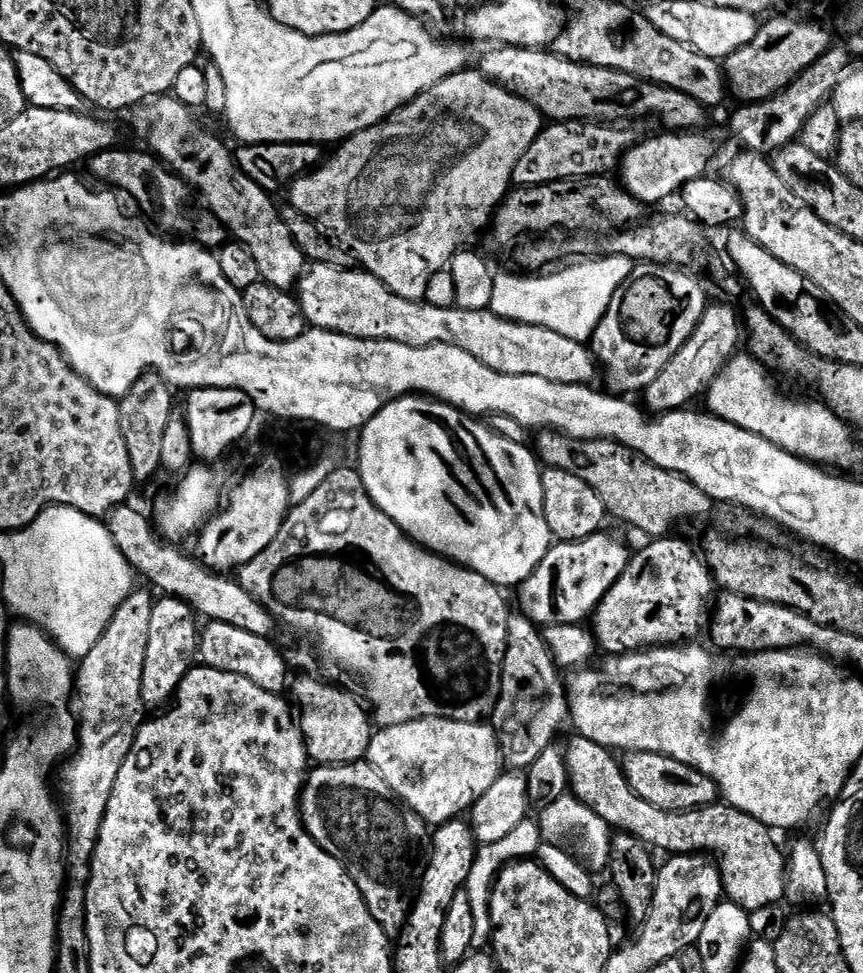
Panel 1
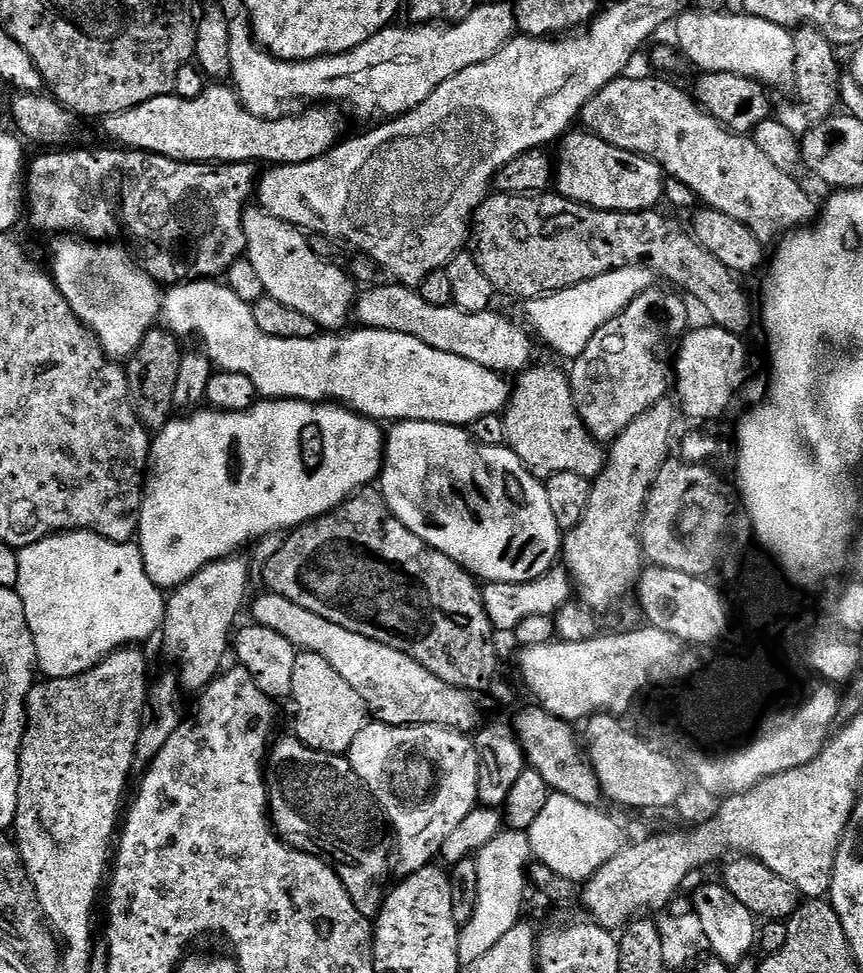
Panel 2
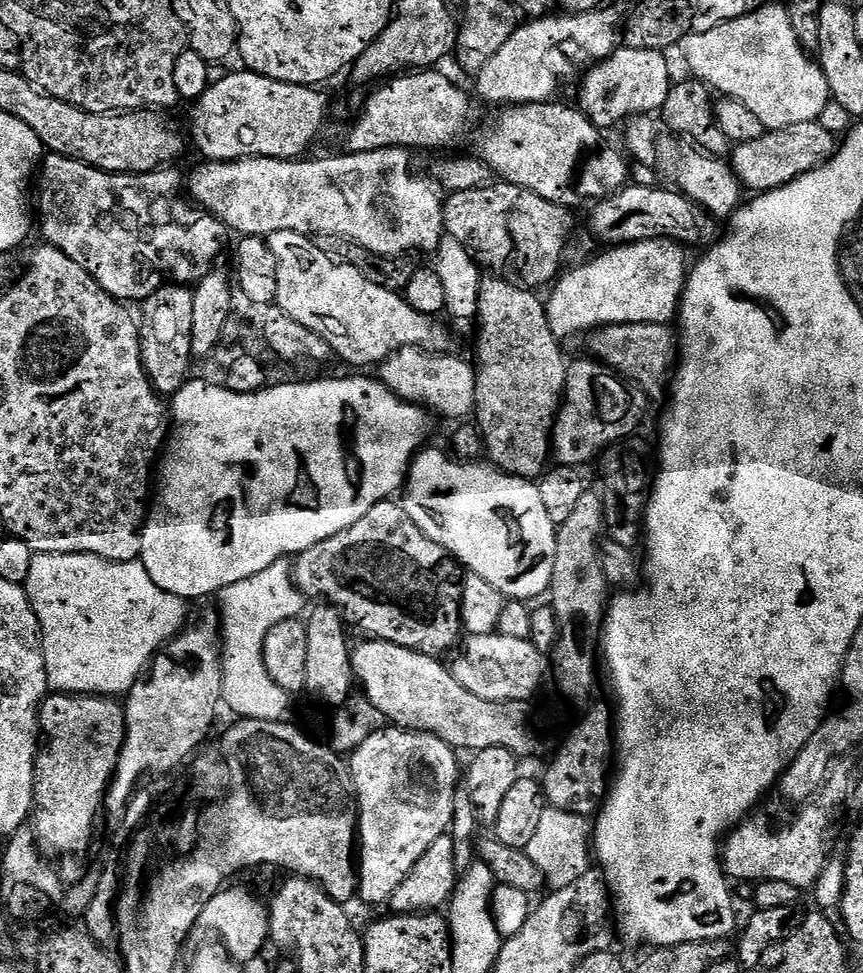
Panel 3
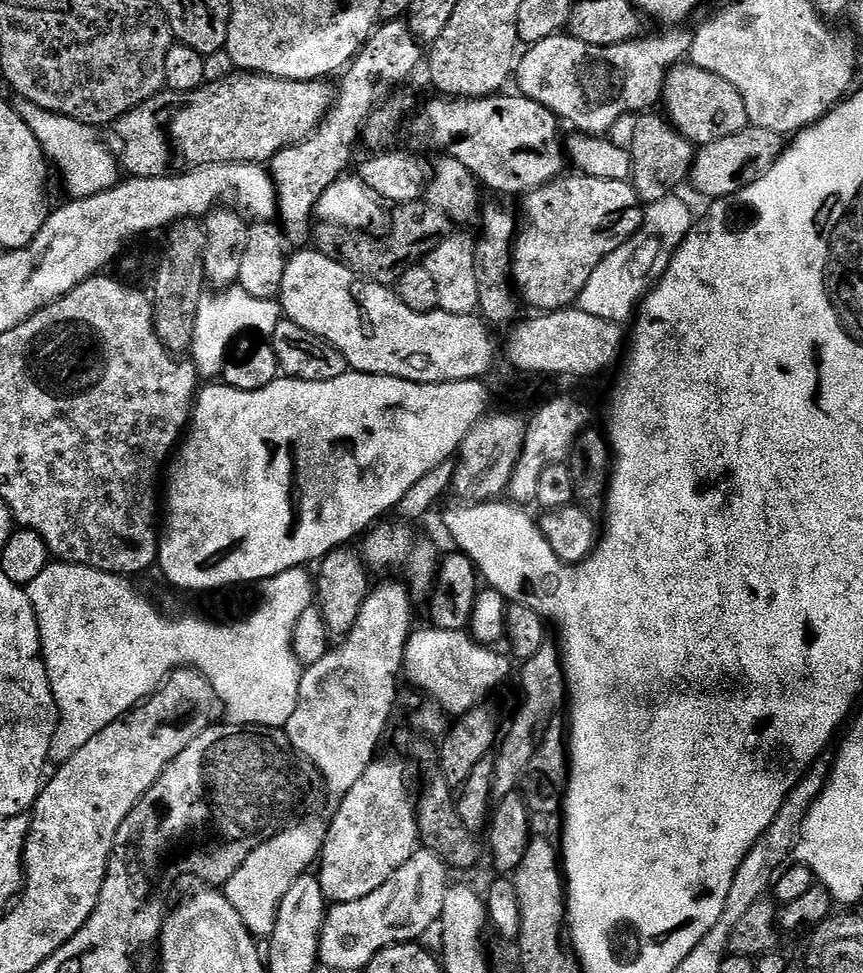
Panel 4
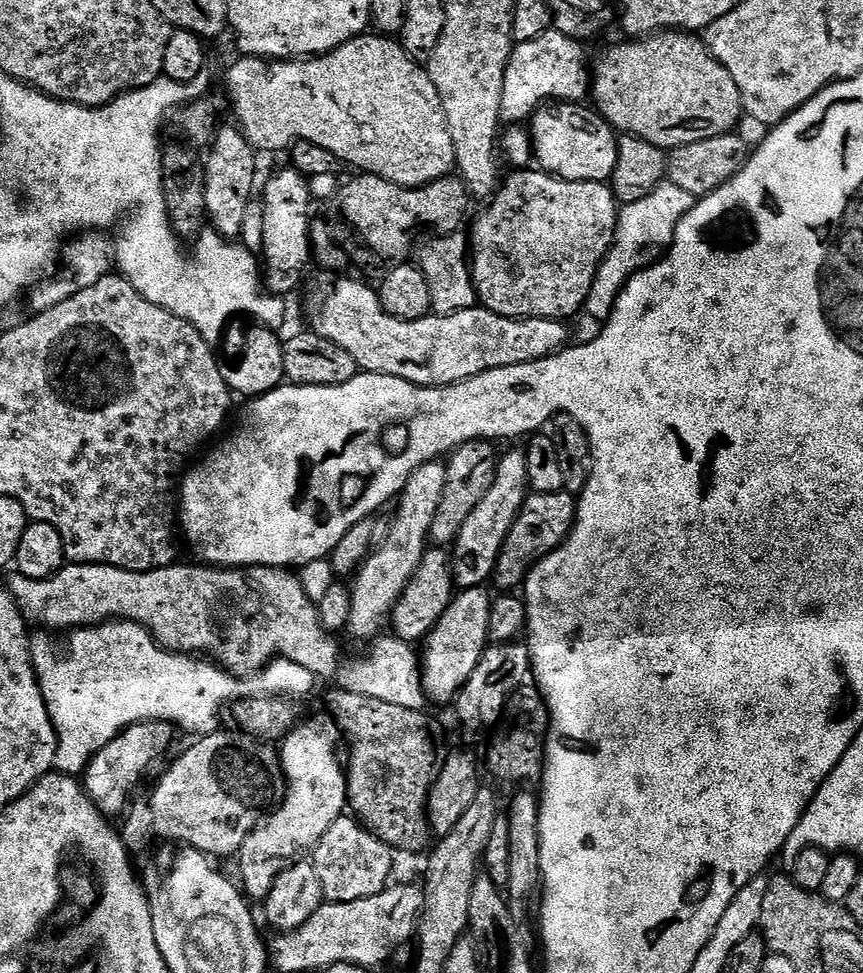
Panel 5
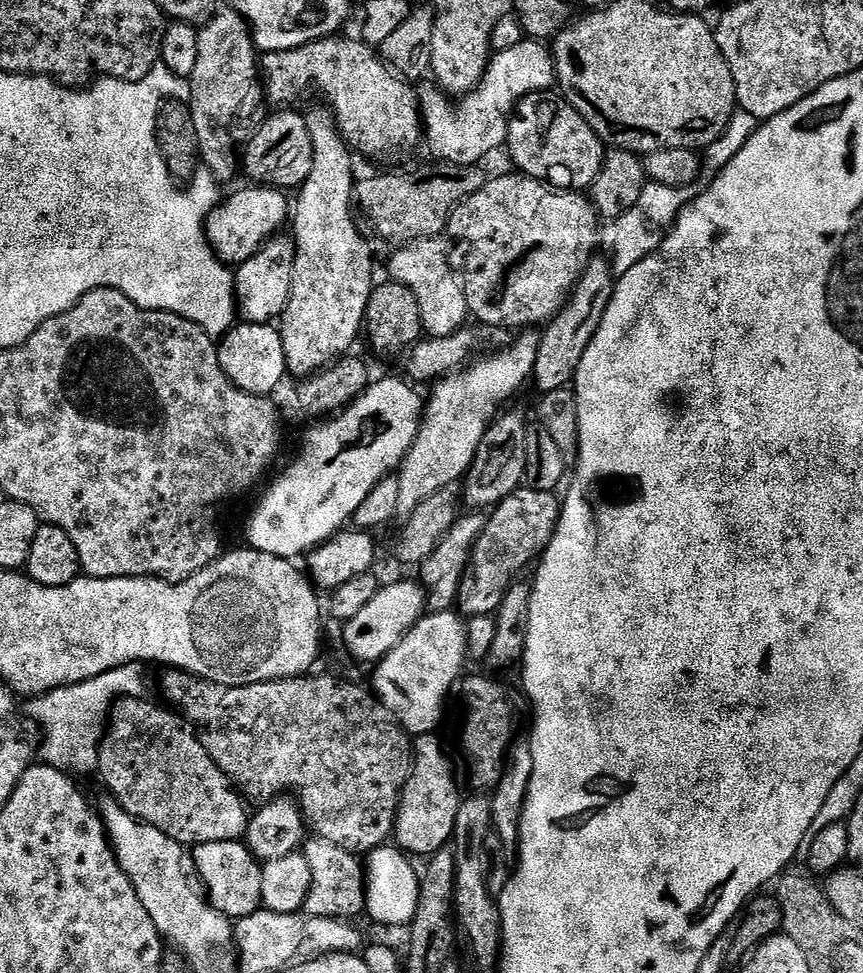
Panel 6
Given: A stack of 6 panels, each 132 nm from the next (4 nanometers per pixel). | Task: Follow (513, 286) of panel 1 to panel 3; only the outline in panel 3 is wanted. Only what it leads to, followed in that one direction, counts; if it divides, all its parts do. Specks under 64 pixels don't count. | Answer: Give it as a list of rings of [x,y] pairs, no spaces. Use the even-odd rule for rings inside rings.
[[[639,240],[636,244],[621,244],[609,247],[597,260],[576,268],[573,272],[565,271],[555,281],[551,289],[552,297],[547,297],[548,321],[550,330],[554,330],[556,339],[567,342],[571,336],[587,334],[593,328],[604,328],[607,324],[651,324],[671,325],[677,319],[680,299],[684,297],[684,281],[690,271],[689,261],[684,261],[685,249],[675,240]]]

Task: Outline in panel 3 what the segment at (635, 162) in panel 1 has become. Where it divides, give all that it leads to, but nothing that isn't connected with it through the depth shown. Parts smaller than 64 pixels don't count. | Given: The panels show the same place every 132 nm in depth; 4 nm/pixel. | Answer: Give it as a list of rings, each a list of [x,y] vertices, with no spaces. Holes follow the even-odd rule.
[[[556,103],[513,104],[497,111],[500,113],[484,132],[484,152],[482,151],[482,158],[491,166],[493,173],[503,183],[522,186],[522,190],[530,190],[546,202],[563,204],[569,210],[575,209],[575,204],[580,204],[583,200],[605,200],[607,196],[622,191],[630,180],[630,164],[625,153],[619,147],[611,148],[600,137],[603,136],[601,129],[579,107],[572,105],[571,108],[568,104]]]

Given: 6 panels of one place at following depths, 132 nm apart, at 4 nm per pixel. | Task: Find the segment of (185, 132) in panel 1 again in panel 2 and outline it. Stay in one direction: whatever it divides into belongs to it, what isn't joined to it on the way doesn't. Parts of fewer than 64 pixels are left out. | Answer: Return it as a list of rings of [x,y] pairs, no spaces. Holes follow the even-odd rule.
[[[248,206],[244,209],[244,234],[248,243],[246,259],[252,263],[255,272],[258,273],[258,278],[262,281],[267,296],[282,302],[282,306],[290,306],[292,309],[306,314],[306,318],[314,318],[317,329],[340,330],[347,325],[344,323],[347,322],[348,316],[350,320],[353,315],[358,288],[352,285],[351,278],[338,265],[327,264],[308,245],[307,238],[309,239],[309,237],[301,229],[274,218],[265,208]]]

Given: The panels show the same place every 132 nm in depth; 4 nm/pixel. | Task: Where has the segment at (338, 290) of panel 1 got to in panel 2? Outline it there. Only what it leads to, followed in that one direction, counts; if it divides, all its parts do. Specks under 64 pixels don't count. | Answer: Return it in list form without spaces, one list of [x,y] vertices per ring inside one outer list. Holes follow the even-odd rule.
[[[399,282],[387,283],[388,284],[382,285],[381,288],[372,288],[369,292],[361,291],[359,295],[357,295],[354,301],[354,316],[355,319],[360,319],[359,323],[363,325],[363,327],[377,328],[378,330],[390,330],[391,332],[397,332],[398,334],[410,334],[410,338],[418,338],[422,342],[426,342],[426,346],[434,346],[434,350],[446,350],[446,354],[458,354],[458,358],[467,358],[469,362],[478,362],[478,366],[486,366],[486,370],[494,370],[495,372],[499,372],[501,374],[509,374],[508,372],[512,372],[511,374],[519,374],[533,363],[533,337],[529,335],[527,331],[524,333],[514,321],[507,320],[504,316],[499,316],[499,314],[496,313],[496,310],[489,310],[486,312],[463,312],[463,310],[453,306],[452,304],[447,304],[446,306],[430,306],[430,302],[426,302],[426,298],[422,298],[415,287],[405,286]]]

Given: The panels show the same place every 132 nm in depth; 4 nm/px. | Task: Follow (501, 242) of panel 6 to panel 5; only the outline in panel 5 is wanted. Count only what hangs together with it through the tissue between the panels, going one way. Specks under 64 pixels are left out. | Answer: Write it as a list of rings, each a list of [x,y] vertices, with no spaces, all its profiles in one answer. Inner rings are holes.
[[[516,170],[512,177],[505,179],[496,189],[495,196],[487,201],[484,213],[476,220],[476,225],[470,231],[470,267],[472,269],[472,281],[476,287],[477,301],[483,307],[489,308],[494,314],[514,318],[515,320],[529,320],[530,318],[542,318],[543,320],[567,321],[567,316],[572,316],[583,309],[586,298],[590,294],[590,286],[594,286],[594,274],[598,274],[598,266],[606,258],[610,246],[616,237],[616,228],[620,224],[621,205],[617,204],[616,196],[612,193],[607,183],[598,181],[566,181],[559,180],[556,176],[550,176],[543,170]]]

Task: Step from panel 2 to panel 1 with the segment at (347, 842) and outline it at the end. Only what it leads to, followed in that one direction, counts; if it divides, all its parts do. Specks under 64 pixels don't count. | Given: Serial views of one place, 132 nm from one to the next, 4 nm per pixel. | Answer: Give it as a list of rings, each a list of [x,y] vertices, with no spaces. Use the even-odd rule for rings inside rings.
[[[367,762],[313,767],[305,775],[304,788],[300,792],[300,817],[310,838],[314,838],[314,842],[318,842],[326,854],[338,858],[350,878],[354,878],[354,886],[358,886],[366,902],[366,910],[374,914],[374,922],[383,926],[389,938],[399,937],[412,912],[414,889],[418,884],[418,865],[426,856],[430,825],[417,812],[409,812],[388,789],[382,774],[378,774],[378,770],[374,770]]]

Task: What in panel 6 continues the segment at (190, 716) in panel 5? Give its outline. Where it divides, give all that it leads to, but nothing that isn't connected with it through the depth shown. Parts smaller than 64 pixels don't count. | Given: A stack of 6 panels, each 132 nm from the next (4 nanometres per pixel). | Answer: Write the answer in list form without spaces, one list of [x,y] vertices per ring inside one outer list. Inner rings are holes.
[[[139,663],[123,664],[120,668],[106,670],[106,674],[98,674],[98,678],[31,697],[27,701],[28,708],[26,704],[27,719],[33,725],[36,723],[44,735],[44,741],[39,741],[38,744],[39,763],[60,768],[69,774],[95,773],[99,766],[100,744],[106,733],[109,712],[116,701],[123,700],[125,696],[145,695],[143,670],[145,671]]]

